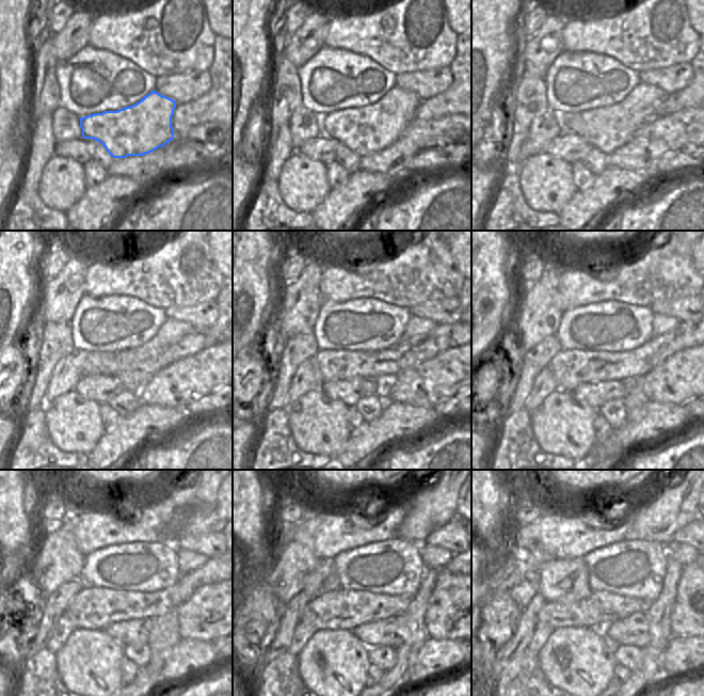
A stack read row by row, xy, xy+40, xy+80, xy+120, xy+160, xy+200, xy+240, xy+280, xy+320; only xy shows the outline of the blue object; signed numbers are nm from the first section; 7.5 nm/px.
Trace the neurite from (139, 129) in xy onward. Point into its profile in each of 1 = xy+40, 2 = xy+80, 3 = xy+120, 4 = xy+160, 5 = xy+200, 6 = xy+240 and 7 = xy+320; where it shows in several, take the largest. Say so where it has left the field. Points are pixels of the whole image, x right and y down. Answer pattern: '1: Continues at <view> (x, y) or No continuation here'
1: Continues at xy+40 (372, 128)
2: Continues at xy+80 (606, 128)
3: Continues at xy+120 (137, 366)
4: Continues at xy+160 (415, 326)
5: Continues at xy+200 (660, 325)
6: Continues at xy+240 (188, 560)
7: Continues at xy+320 (685, 554).

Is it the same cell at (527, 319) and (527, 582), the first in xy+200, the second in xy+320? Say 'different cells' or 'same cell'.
same cell

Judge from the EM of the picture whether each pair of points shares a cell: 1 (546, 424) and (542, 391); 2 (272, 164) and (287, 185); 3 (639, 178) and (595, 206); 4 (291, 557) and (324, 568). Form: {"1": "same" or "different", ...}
{"1": "different", "2": "different", "3": "same", "4": "different"}

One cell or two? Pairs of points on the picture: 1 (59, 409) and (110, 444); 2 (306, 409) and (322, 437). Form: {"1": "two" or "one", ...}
{"1": "two", "2": "one"}

